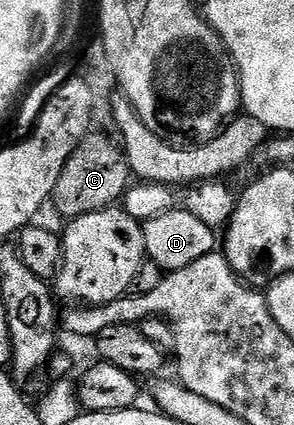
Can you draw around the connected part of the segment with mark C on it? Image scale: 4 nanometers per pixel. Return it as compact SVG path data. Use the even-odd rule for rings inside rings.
M95 130L76 146L65 162L65 168L57 178L53 205L66 218L93 214L102 208L118 205L132 180L131 168L127 165L122 147L116 141L114 144L105 133Z

